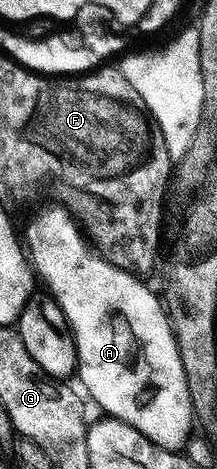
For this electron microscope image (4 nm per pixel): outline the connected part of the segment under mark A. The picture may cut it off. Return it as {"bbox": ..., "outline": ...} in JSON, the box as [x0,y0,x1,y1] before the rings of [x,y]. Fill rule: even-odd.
{"bbox":[23,205,195,452],"outline":[[[52,205],[53,207],[45,207],[38,215],[33,215],[29,219],[29,224],[25,227],[25,235],[23,231],[23,246],[27,252],[27,258],[35,272],[36,278],[45,282],[44,290],[53,296],[53,300],[59,305],[59,309],[63,309],[63,317],[67,317],[69,327],[73,330],[73,340],[75,341],[75,349],[77,350],[77,369],[76,378],[81,378],[81,383],[85,386],[84,394],[94,399],[99,406],[102,407],[106,416],[123,421],[127,425],[131,425],[135,429],[139,429],[139,433],[143,433],[143,437],[147,437],[151,441],[155,441],[155,445],[159,445],[168,451],[180,452],[184,448],[185,442],[189,439],[191,432],[195,427],[195,418],[191,403],[191,393],[188,392],[187,377],[184,375],[183,363],[180,360],[179,349],[176,345],[176,339],[173,336],[172,325],[169,323],[169,317],[166,315],[166,309],[162,300],[132,271],[125,271],[122,267],[116,267],[113,262],[105,258],[104,255],[95,250],[94,244],[87,238],[86,232],[82,230],[73,214],[63,205]]]}

